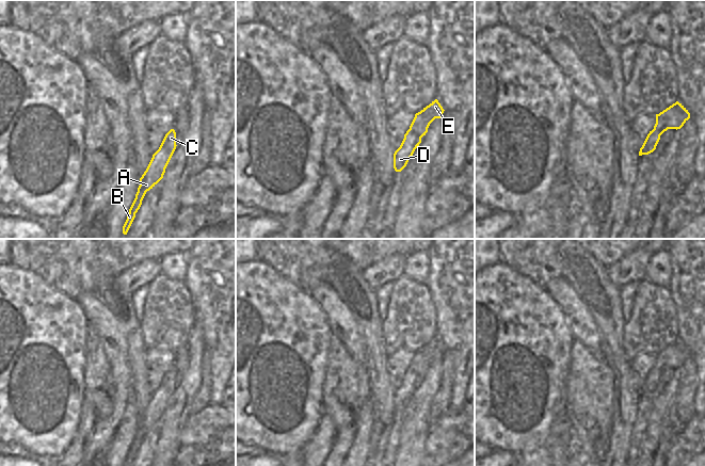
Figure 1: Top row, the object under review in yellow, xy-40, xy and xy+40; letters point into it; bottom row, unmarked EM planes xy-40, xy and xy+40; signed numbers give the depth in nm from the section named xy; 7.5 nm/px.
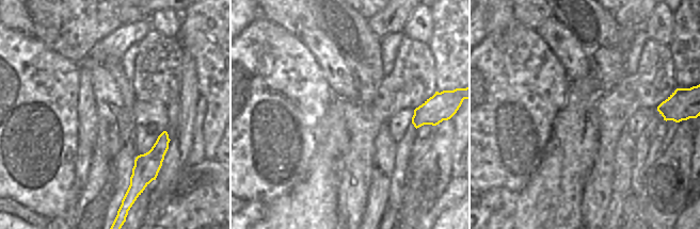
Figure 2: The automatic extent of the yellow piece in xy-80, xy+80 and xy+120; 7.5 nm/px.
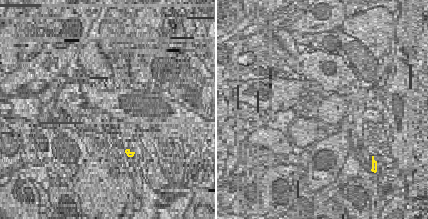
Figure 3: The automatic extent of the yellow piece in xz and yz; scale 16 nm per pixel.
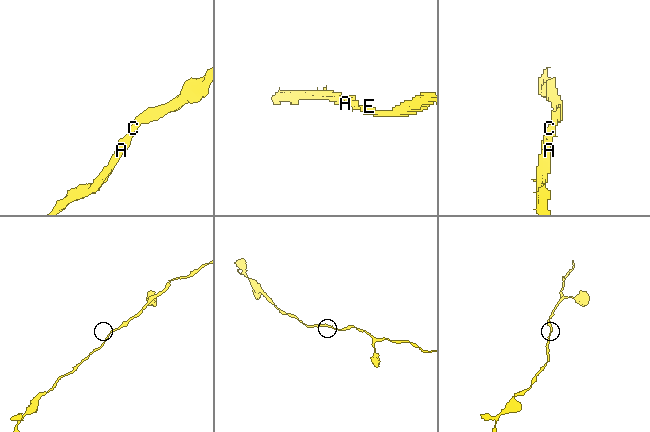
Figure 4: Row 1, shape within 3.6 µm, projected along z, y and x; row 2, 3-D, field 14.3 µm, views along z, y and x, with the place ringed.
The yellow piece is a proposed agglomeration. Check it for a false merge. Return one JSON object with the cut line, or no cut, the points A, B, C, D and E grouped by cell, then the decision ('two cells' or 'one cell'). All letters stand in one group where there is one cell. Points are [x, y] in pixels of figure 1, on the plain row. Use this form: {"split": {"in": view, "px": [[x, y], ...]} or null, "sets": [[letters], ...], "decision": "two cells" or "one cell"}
{"split": null, "sets": [["A", "B", "C", "D", "E"]], "decision": "one cell"}

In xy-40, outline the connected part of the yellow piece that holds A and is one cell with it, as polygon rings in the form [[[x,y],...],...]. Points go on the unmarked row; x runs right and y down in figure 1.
[[[171,368],[165,373],[159,388],[153,393],[146,409],[140,417],[140,424],[135,437],[129,448],[127,459],[123,466],[131,465],[146,431],[153,428],[163,417],[165,407],[176,388],[176,385],[176,371],[174,368]]]

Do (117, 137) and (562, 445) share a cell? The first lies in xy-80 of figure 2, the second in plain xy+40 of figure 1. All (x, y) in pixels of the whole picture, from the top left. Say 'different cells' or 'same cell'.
different cells

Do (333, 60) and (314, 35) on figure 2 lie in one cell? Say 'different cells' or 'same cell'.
same cell

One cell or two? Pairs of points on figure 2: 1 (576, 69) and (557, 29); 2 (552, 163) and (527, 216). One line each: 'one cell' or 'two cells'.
1: one cell
2: one cell

